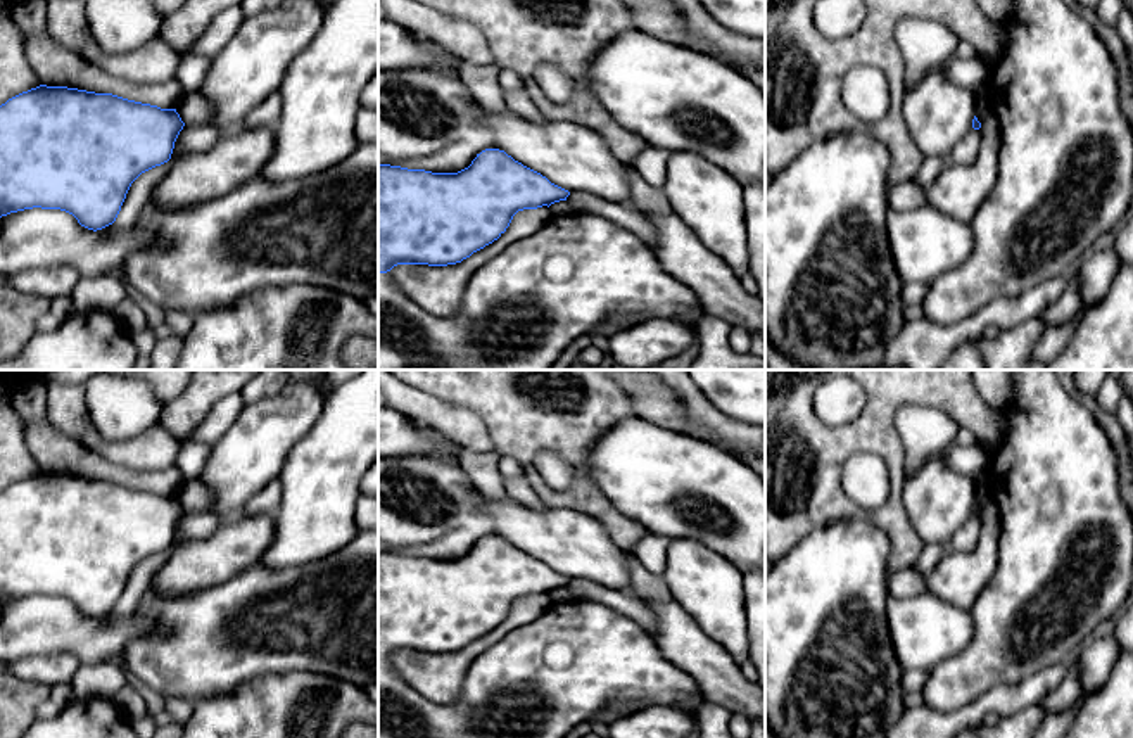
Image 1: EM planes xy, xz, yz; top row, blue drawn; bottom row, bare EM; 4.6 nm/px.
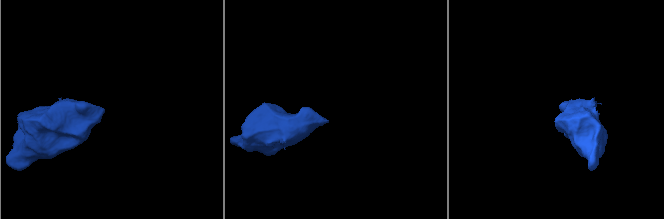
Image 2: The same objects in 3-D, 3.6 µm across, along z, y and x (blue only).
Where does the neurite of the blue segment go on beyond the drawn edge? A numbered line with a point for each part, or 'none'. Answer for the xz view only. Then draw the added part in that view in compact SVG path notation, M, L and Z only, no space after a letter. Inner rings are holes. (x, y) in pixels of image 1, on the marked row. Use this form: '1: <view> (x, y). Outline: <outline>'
1: xz (525, 306). Outline: M570 213L553 216L539 232L489 259L449 318L432 316L394 283L389 271L378 273L378 370L549 370L577 337L598 334L603 321L674 318L694 308L701 308L698 294L670 280L639 237L606 218Z

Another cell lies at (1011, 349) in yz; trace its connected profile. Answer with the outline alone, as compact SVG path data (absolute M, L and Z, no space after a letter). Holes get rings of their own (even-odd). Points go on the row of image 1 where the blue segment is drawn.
M1038 318L1014 328L1000 330L995 339L974 339L984 363L984 370L1028 370L1036 340L1047 325Z

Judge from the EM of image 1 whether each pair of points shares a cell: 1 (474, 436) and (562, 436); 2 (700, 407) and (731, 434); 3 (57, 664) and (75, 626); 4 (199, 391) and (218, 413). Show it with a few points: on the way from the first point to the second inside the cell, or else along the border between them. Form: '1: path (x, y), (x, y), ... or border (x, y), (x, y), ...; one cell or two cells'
1: border (463, 407), (481, 419), (494, 450); two cells
2: path (707, 413), (724, 431); one cell
3: border (23, 659), (73, 654), (82, 662); two cells
4: border (239, 391), (223, 396), (189, 438); two cells

